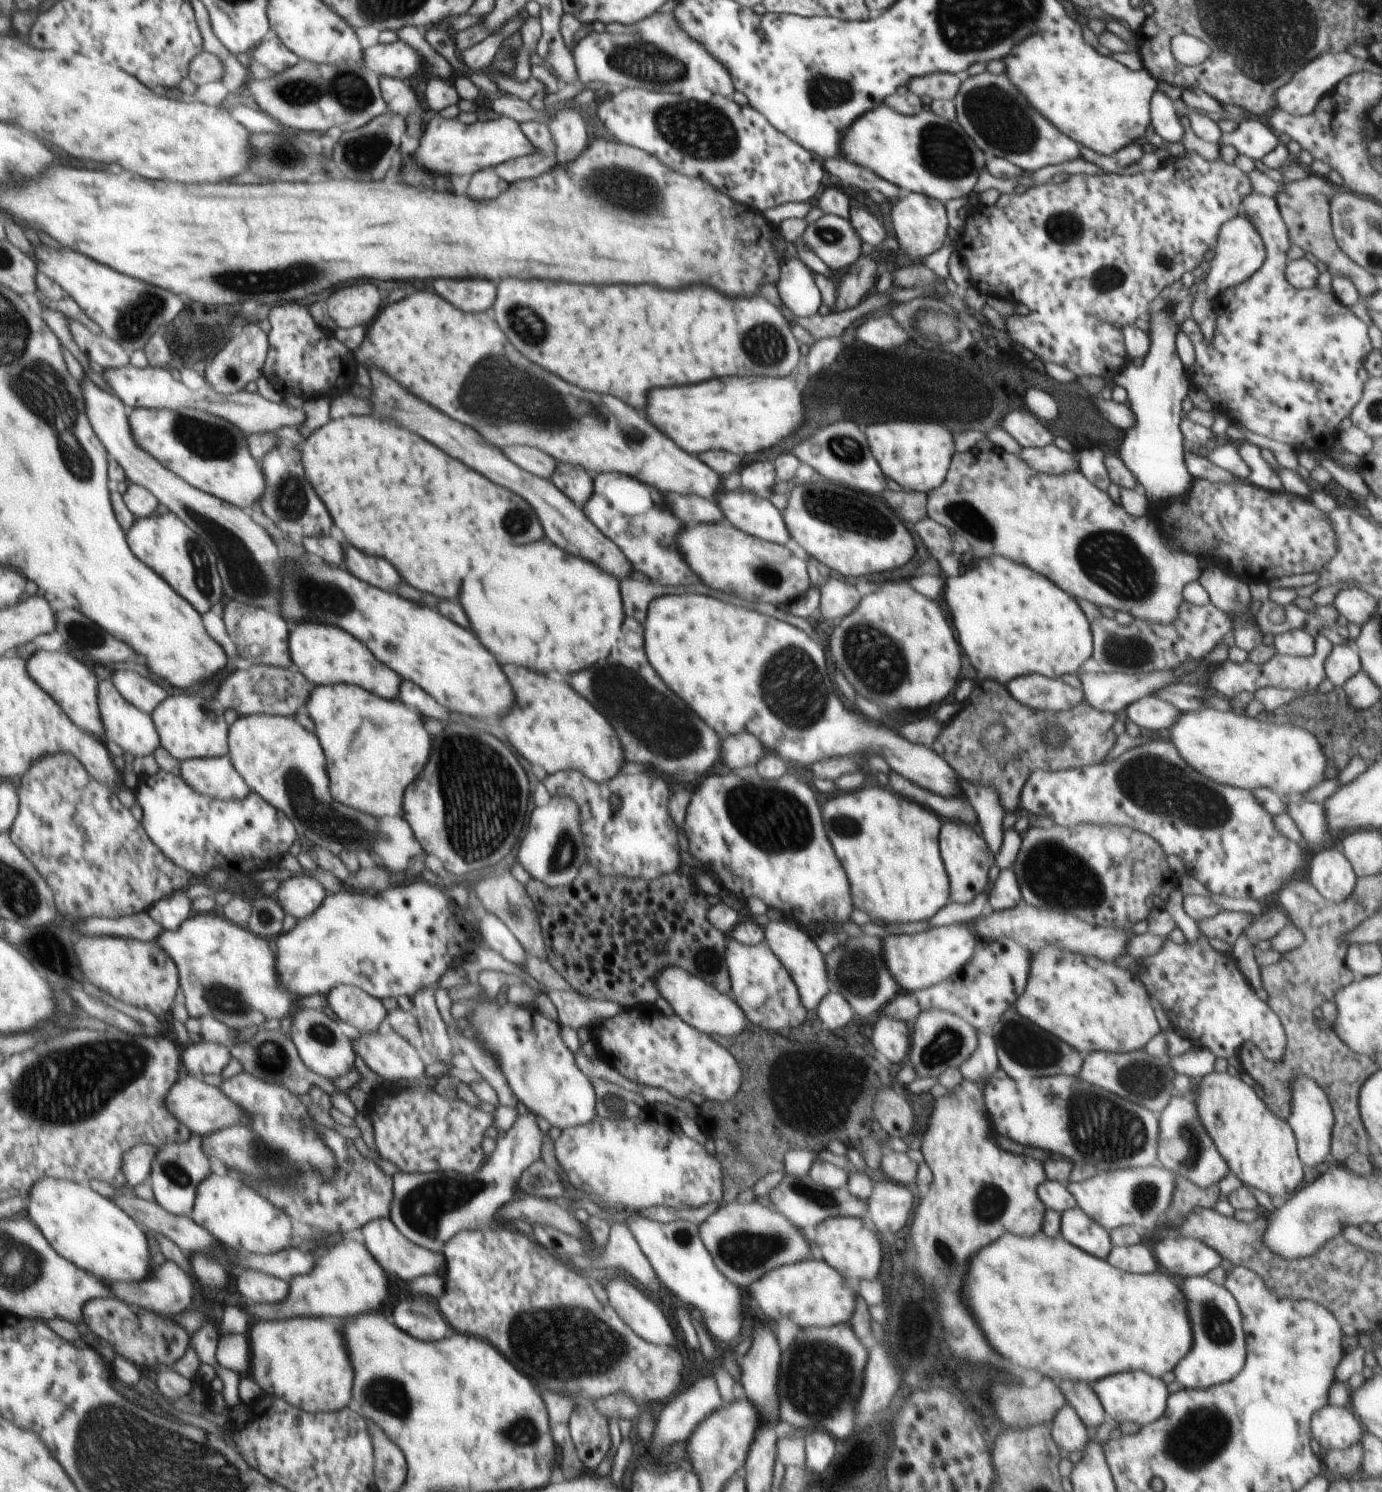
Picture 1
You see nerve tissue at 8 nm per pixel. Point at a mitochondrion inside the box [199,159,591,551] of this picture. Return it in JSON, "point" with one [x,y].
{"point":[289,278]}

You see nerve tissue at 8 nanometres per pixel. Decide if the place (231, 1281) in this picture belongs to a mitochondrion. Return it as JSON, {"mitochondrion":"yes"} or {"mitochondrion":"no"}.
{"mitochondrion":"no"}

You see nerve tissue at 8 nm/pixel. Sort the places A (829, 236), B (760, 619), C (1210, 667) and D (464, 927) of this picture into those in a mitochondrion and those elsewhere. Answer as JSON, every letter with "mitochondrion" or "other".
{"A":"mitochondrion","B":"other","C":"other","D":"other"}

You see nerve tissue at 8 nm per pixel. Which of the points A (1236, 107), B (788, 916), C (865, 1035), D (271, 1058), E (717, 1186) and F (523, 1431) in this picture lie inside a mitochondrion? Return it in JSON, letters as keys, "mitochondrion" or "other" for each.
{"A":"other","B":"other","C":"other","D":"mitochondrion","E":"other","F":"mitochondrion"}

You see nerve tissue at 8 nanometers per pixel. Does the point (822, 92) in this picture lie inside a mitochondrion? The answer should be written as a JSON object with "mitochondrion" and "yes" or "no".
{"mitochondrion":"yes"}

